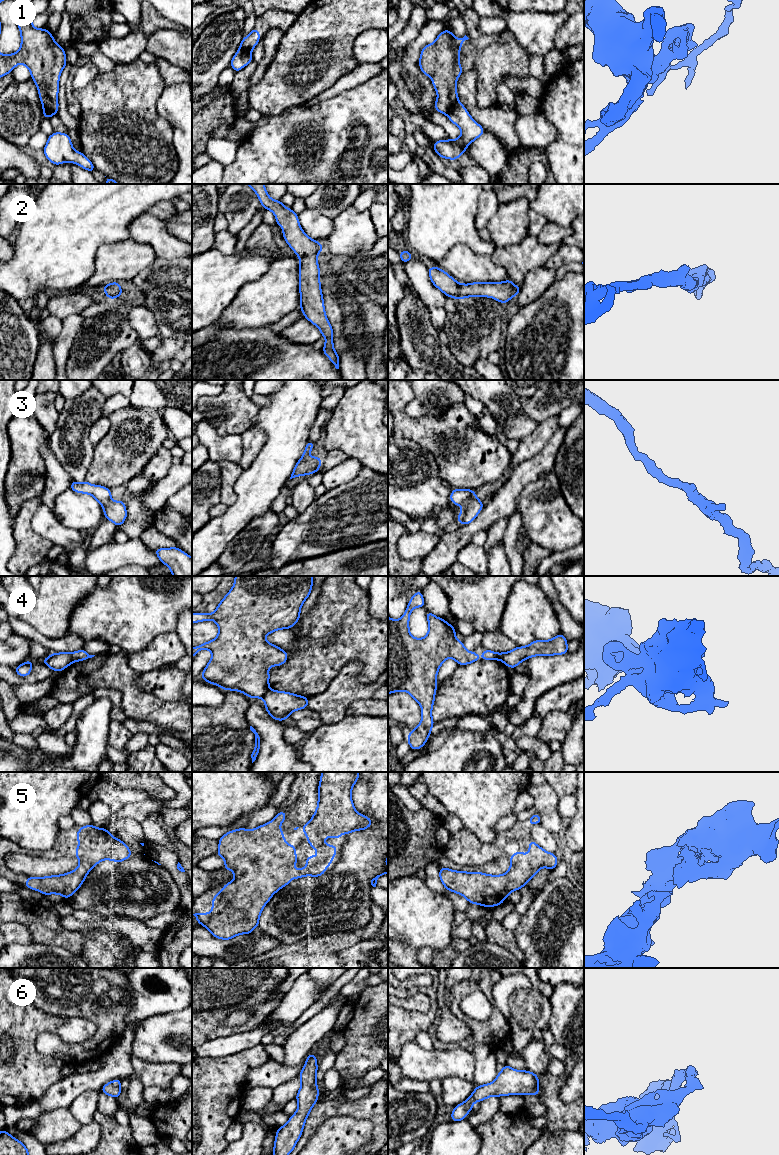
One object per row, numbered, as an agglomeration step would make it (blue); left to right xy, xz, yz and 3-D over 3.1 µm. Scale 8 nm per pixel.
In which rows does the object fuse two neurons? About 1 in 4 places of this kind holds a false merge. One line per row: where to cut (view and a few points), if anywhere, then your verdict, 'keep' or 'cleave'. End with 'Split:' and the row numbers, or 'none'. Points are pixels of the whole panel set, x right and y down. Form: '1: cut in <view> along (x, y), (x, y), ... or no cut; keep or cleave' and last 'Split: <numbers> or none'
1: cut in yz along (458, 100), (446, 114); cleave
2: no cut; keep
3: no cut; keep
4: cut in xy along (70, 653), (70, 660), (72, 662); cleave
5: no cut; keep
6: no cut; keep
Split: 1, 4

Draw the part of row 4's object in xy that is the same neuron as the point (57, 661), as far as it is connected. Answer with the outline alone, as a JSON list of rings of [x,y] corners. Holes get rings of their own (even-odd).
[[[62,652],[62,653],[53,653],[49,657],[41,660],[49,668],[53,669],[56,672],[64,670],[68,667],[71,662],[71,653]]]

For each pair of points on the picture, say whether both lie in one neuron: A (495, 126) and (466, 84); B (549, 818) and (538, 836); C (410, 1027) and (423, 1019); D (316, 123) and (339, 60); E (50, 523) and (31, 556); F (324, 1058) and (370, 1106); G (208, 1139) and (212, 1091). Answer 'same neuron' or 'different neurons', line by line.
A: same neuron
B: different neurons
C: same neuron
D: different neurons
E: different neurons
F: different neurons
G: same neuron

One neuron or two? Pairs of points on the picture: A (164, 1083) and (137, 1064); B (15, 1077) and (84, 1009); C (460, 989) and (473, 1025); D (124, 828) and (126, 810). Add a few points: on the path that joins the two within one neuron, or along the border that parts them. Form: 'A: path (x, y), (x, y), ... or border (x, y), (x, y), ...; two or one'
A: path (157, 1076), (144, 1070); one
B: border (38, 1035), (35, 1048), (62, 1061); two
C: path (456, 998), (456, 1010), (464, 1017); one
D: border (115, 818), (130, 818), (140, 823); two

